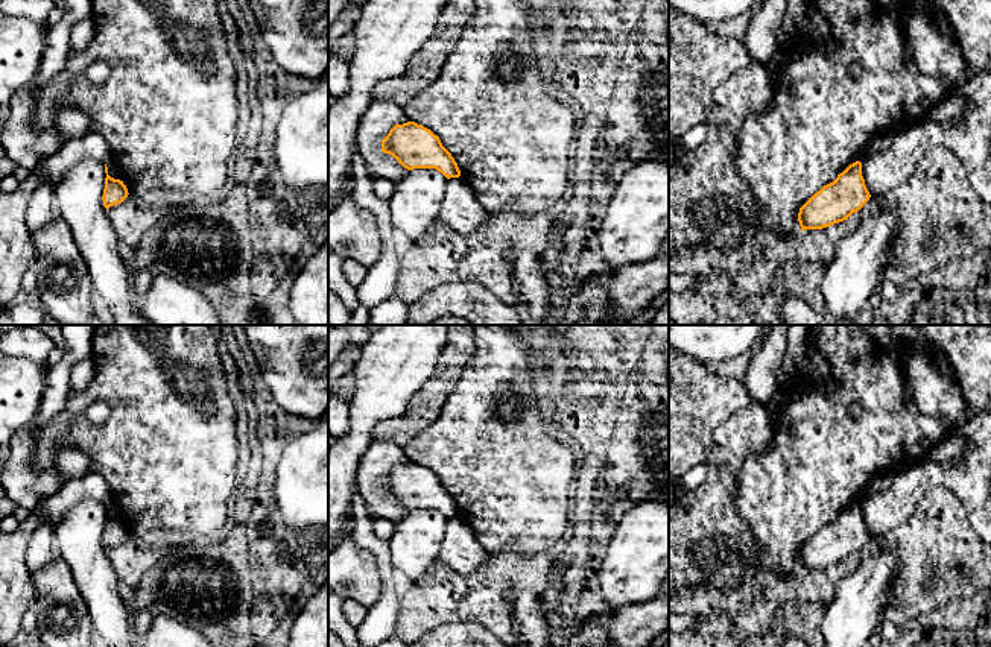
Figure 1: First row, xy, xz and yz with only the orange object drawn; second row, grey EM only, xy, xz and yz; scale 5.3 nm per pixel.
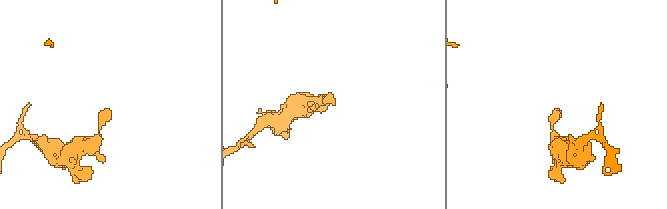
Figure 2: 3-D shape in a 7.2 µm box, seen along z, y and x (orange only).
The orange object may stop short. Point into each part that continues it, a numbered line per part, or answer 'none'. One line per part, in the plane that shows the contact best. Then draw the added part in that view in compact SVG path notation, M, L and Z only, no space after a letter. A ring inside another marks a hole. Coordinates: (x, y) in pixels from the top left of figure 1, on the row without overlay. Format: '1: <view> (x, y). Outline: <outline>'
none

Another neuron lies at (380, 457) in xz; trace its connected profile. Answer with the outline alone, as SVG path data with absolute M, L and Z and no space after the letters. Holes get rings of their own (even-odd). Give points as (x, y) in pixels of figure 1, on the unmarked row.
M375 437L362 456L356 474L365 510L371 521L389 519L398 522L410 510L404 509L392 495L382 491L382 480L395 465L410 462L404 448Z

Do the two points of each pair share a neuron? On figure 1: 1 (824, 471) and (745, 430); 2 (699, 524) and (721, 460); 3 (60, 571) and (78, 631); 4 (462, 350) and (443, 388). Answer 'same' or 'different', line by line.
1: different
2: same
3: same
4: same

